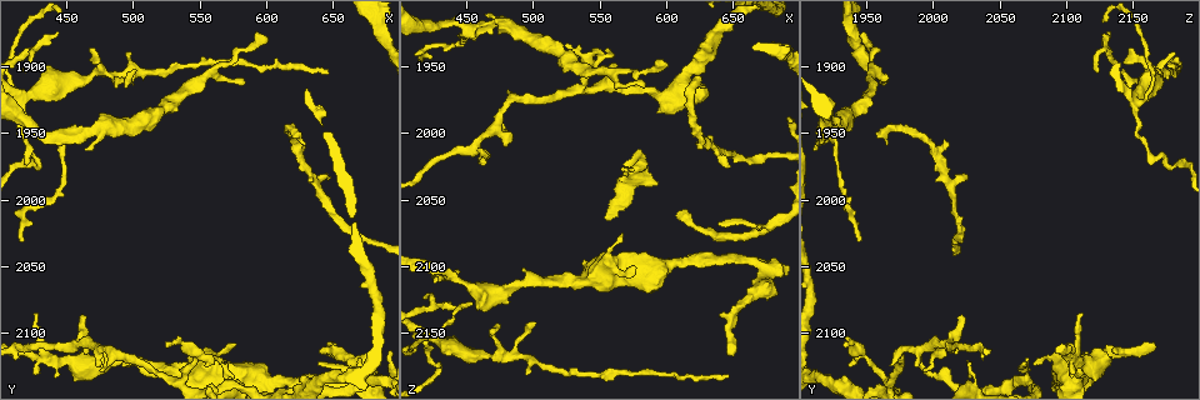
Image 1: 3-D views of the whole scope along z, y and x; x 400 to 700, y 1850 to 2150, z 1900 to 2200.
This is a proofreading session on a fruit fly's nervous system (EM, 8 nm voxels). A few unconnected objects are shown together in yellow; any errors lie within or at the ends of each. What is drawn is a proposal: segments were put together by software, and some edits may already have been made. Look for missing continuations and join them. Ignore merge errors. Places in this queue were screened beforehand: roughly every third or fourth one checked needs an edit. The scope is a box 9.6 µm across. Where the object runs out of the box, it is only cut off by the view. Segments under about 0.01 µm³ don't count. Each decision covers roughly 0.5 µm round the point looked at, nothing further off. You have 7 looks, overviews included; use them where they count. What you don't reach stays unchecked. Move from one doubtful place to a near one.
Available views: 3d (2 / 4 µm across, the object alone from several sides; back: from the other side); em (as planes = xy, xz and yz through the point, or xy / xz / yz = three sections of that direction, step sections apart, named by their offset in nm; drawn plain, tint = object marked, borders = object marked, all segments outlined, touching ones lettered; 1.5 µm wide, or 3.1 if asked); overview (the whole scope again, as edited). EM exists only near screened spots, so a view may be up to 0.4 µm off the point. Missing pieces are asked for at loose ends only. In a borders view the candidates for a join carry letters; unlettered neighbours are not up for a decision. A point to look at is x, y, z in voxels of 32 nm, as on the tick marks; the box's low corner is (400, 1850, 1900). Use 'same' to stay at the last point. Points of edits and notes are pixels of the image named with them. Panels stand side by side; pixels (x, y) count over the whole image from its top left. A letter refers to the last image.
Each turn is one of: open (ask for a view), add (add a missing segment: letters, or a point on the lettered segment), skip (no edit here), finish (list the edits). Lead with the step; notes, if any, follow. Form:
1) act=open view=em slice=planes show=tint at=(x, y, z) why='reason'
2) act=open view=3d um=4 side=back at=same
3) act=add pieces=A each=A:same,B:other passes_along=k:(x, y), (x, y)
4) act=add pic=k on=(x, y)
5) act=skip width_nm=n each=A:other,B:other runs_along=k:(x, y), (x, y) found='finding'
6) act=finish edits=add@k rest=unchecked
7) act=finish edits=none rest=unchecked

act=open view=3d um=2 at=(646, 1904, 2180) why='free end'

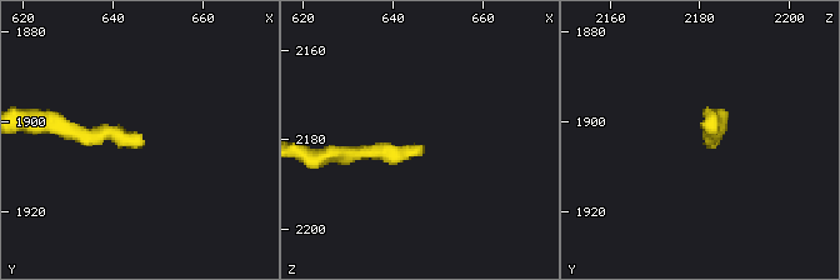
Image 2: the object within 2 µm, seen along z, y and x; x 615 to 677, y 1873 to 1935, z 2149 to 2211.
act=open view=em slice=planes show=borders at=(647, 1905, 2181)

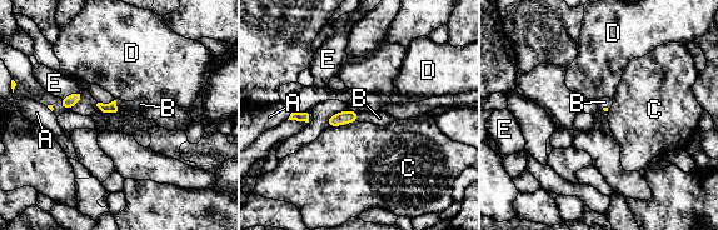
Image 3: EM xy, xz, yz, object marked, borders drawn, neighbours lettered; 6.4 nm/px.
act=add pieces=B each=A:other,B:same,C:other,D:other,E:other found='the cell continues'

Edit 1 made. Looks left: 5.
act=open view=overview

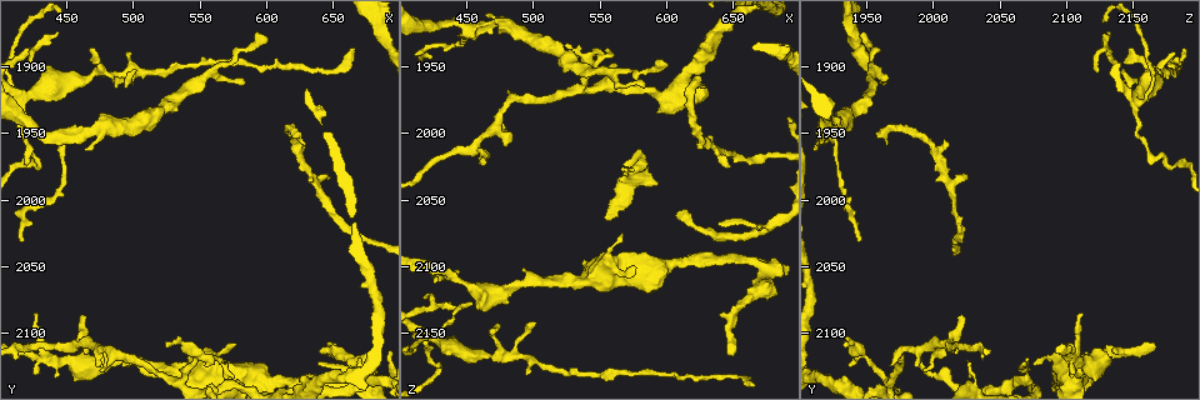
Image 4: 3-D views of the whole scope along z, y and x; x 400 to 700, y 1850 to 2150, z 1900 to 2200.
act=open view=em slice=xz step=4 show=borders at=(652, 2108, 2168) why='an open end'

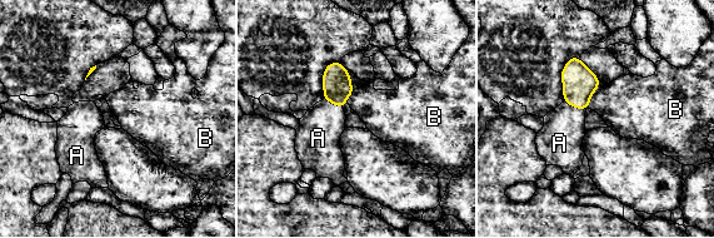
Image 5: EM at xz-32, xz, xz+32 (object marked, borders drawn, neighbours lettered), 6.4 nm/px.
act=add pieces=A each=A:same,B:other passes_along=5:(579, 83), (575, 107), (560, 140) found='the cell continues'

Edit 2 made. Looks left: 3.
act=open view=em slice=planes show=plain at=(600, 1880, 1948) why='thin end'

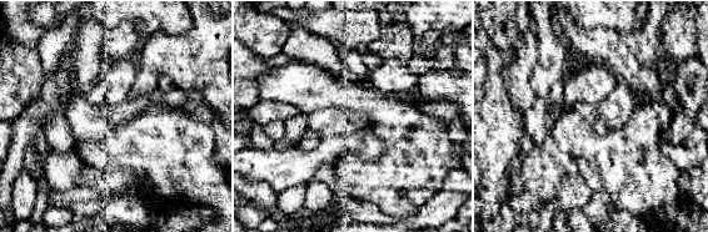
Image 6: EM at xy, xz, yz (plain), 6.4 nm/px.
act=open view=em slice=planes show=tint at=same why='with the object marked'

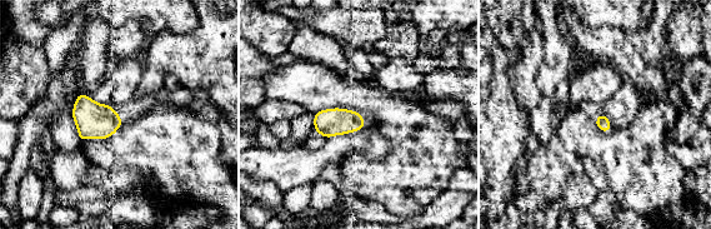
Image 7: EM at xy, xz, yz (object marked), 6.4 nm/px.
act=open view=em slice=planes show=borders at=same why='see the neighbours'

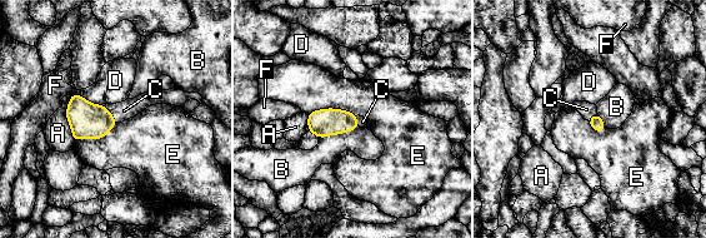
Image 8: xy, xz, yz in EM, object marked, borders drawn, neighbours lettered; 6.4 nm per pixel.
act=add pieces=C width_nm=90 each=A:other,B:other,C:same,D:other,E:other,F:other found='it goes on there'

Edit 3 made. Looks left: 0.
act=finish edits=add@3,add@5,add@8 rest=unchecked

